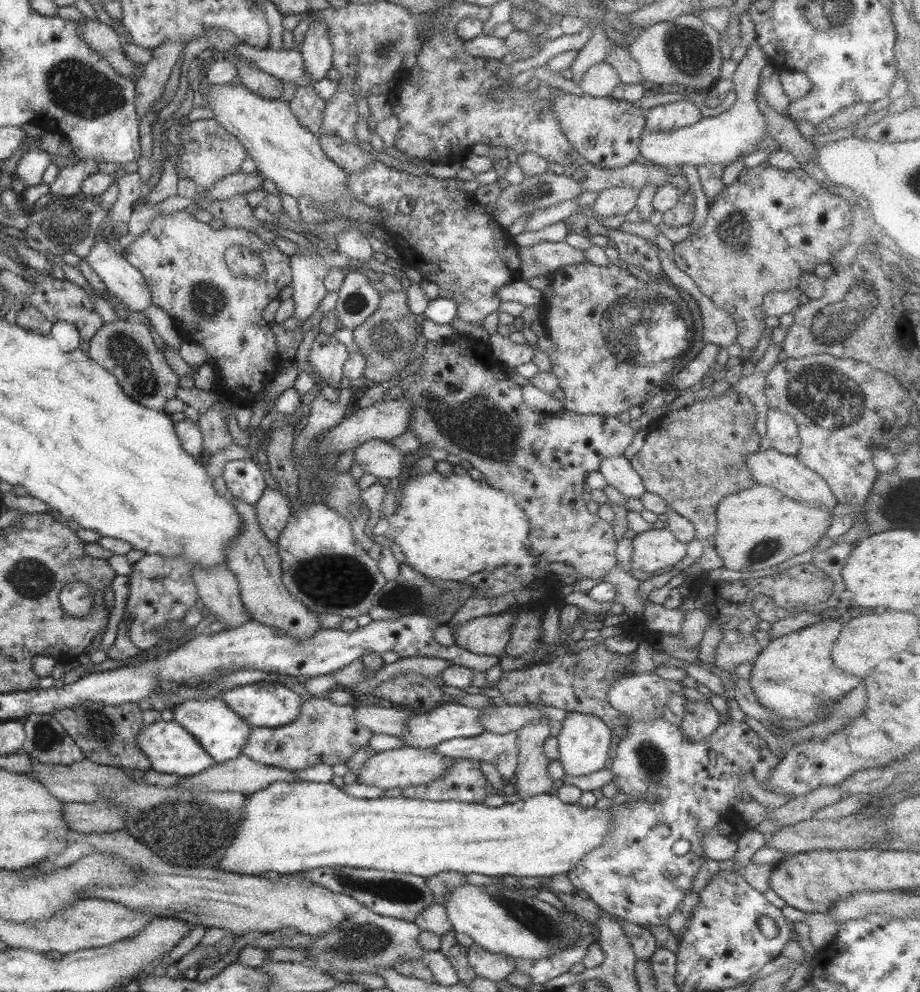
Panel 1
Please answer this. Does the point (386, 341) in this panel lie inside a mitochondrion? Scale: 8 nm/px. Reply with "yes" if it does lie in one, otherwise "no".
yes

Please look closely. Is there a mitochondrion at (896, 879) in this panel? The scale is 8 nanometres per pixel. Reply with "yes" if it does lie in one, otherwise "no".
no

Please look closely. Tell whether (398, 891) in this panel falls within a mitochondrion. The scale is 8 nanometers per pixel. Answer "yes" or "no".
yes

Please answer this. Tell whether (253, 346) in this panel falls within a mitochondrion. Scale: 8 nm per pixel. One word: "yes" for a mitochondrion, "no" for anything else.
no

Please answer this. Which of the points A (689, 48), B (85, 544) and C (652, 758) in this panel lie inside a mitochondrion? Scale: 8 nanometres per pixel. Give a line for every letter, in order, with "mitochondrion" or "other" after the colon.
A: mitochondrion
B: other
C: mitochondrion

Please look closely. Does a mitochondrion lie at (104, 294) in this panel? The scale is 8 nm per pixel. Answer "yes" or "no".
no

